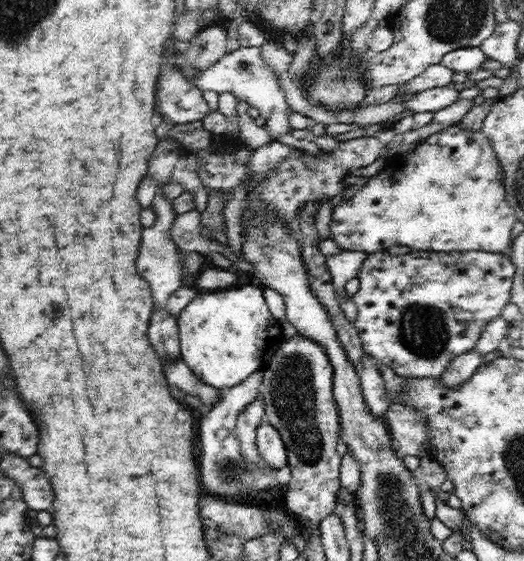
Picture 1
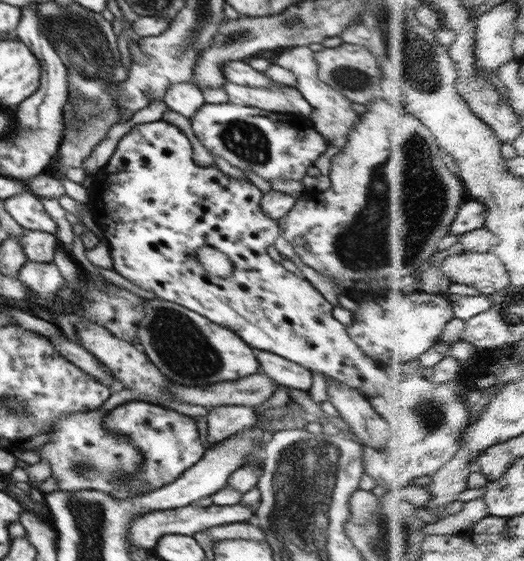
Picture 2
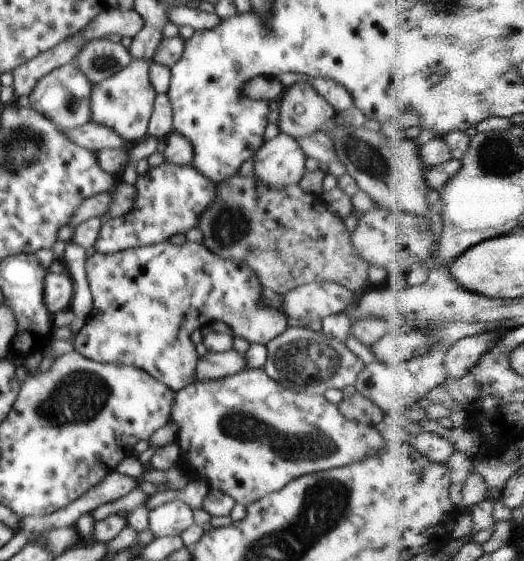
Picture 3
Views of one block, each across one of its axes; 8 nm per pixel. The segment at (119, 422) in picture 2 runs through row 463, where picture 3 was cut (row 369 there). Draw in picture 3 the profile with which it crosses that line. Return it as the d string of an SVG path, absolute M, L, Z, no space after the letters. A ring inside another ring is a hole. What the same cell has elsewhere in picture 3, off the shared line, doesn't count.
M187 240L182 245L176 245L166 241L124 249L116 254L91 251L85 270L93 305L82 330L75 336L75 350L94 362L132 365L145 370L176 393L196 381L199 356L190 340L194 330L220 320L228 324L234 337L244 338L250 344L267 345L288 328L287 316L280 308L265 304L258 274L254 274L246 262L220 258L199 242ZM187 318L186 322L194 324L192 328L182 328L182 319Z

